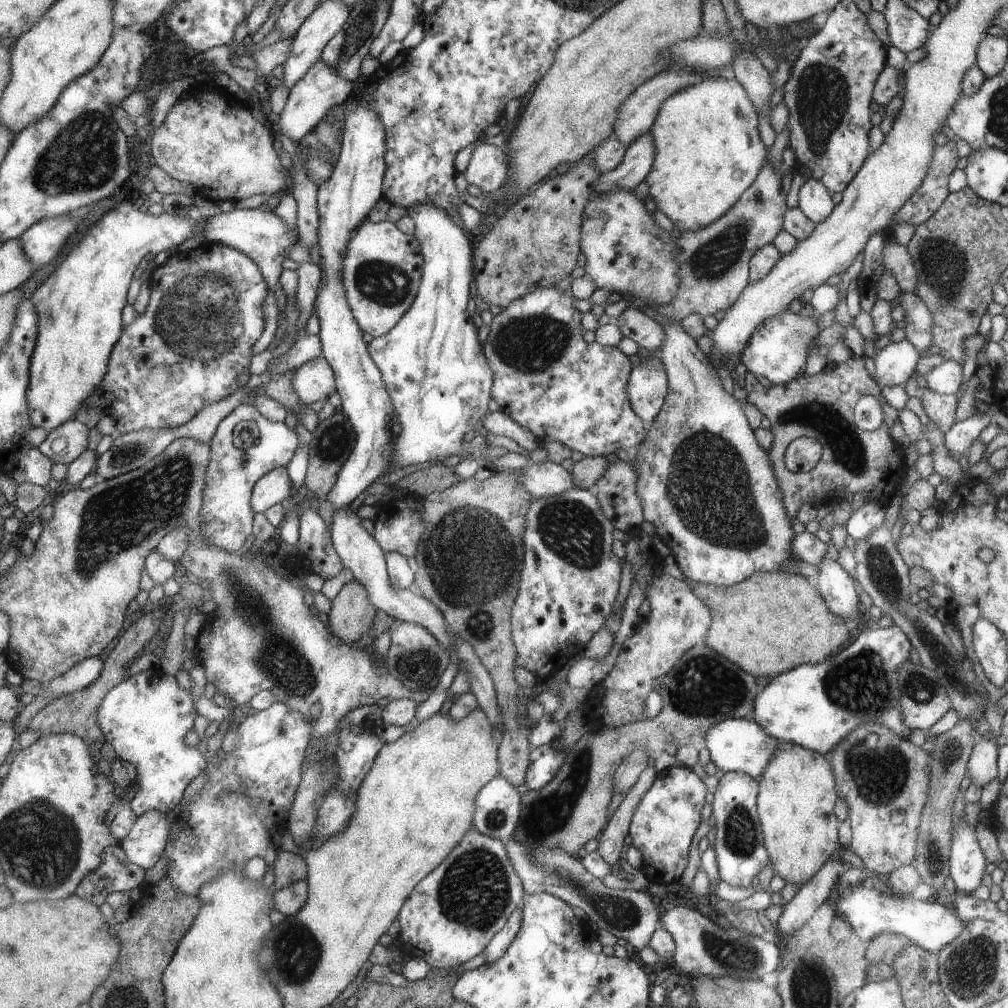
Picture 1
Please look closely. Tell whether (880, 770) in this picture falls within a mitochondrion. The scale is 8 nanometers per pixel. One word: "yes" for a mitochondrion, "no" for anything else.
yes

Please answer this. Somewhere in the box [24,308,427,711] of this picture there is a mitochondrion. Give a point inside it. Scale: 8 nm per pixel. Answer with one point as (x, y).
(125, 514)

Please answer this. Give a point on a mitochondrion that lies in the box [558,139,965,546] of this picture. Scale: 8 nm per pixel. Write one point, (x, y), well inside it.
(824, 417)

